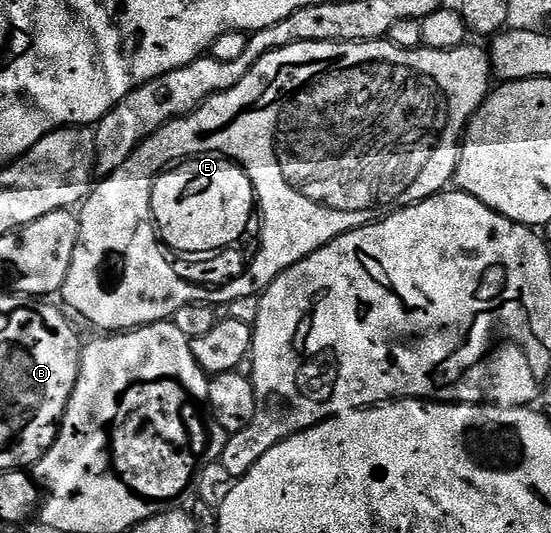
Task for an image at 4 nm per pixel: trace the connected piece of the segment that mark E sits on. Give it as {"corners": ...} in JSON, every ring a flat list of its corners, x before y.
{"corners":[[385,37,383,39,375,39,374,41,362,41,361,43,306,41,305,43,286,45,282,49,267,51,267,53,253,65,250,69,250,73,246,73,246,77,242,77,242,81,238,81,238,85,234,85,229,91,217,91,215,95,211,95,196,111,190,112,189,115,182,116,181,119,172,119,165,127,158,128,152,136,145,139,144,142,137,147,136,152,134,152,114,174,101,178,99,182,93,186,92,190,88,193,87,199,84,200,78,211,80,221,78,245,74,245,74,257,70,261,70,273,66,273,66,281,62,288,62,296,64,295,65,303,63,303,63,306,67,308,69,312,77,311,86,322,93,323,96,327,101,327,101,329,104,330,101,332,123,333,137,327,144,327,147,323,162,323,171,320,173,318,172,314,174,314,175,311,180,311,183,307,190,306,191,303,221,303,221,305,227,305,242,297,260,295,282,272,293,267,298,261,305,259,310,253,314,253,319,247,325,247,331,239,337,239,339,235,345,235,348,231,365,227,368,223,375,223,376,220,392,214,393,211,399,211,402,207,413,207,415,203,420,203,424,199,430,199,432,196,440,194,441,191,445,190,445,188,453,182,464,132,472,116,476,114,478,108,480,108,482,104,484,104,484,100,488,98,490,94,488,82,493,82,494,79,492,74,492,62,488,60,487,50,485,50,483,46,481,48,472,46,473,45,465,45,458,49,446,49,445,51,430,49,423,45,415,47,414,49,402,49,398,45,391,43,391,41]]}

